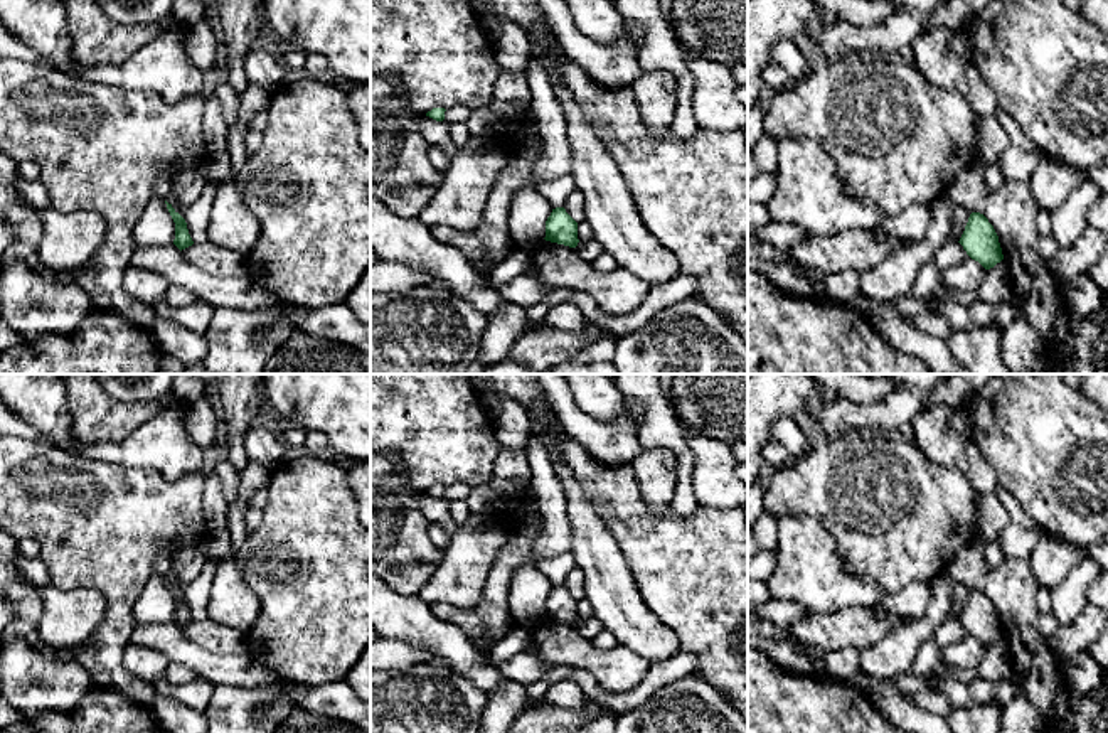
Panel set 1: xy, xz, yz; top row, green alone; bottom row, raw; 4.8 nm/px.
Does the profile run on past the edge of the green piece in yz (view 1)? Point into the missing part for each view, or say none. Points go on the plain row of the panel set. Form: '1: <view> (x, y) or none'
1: none

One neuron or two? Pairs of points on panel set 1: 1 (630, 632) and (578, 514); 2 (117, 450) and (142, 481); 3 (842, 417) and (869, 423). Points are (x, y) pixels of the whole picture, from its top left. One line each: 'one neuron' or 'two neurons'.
1: one neuron
2: two neurons
3: one neuron

